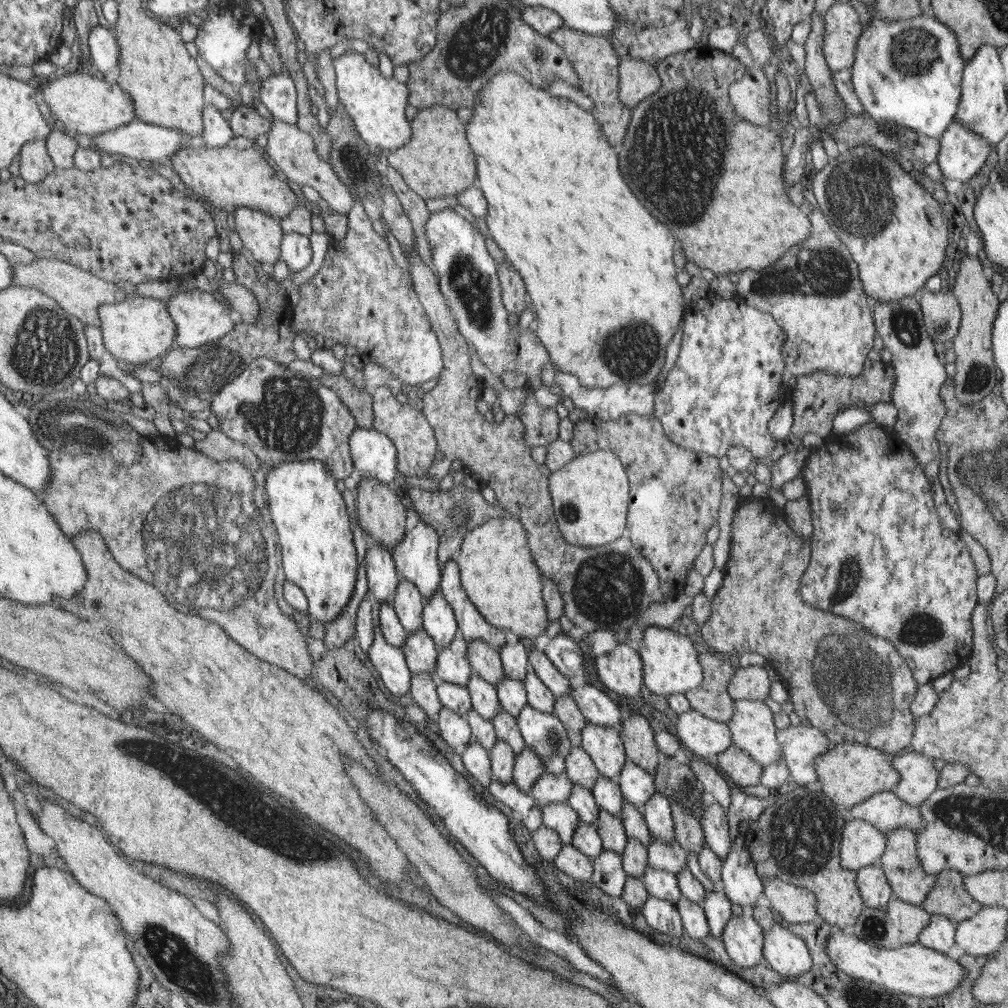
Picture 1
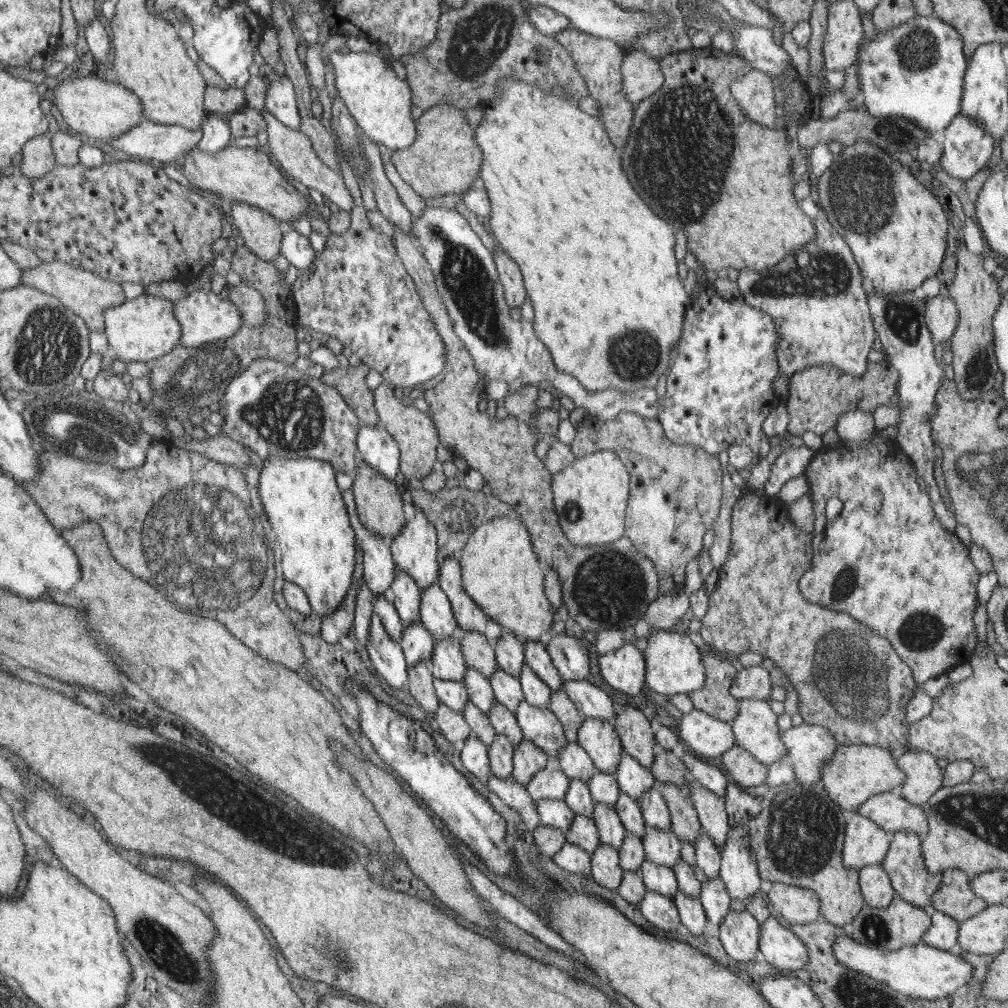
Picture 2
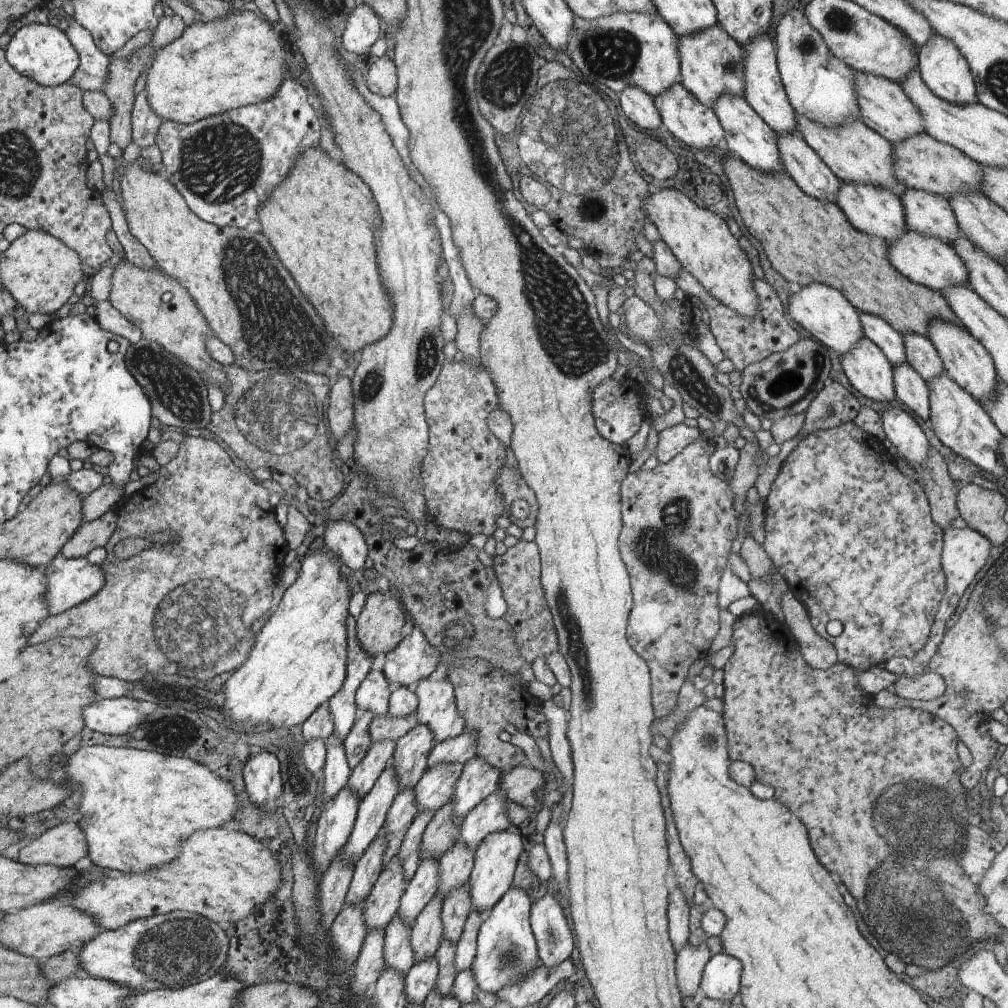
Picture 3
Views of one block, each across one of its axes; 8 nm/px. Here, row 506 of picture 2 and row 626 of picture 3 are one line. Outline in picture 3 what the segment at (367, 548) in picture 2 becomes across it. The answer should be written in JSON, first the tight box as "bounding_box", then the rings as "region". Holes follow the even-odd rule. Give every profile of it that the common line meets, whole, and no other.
{"bounding_box":[327,617,372,740],"region":[[[348,617],[348,662],[347,679],[344,680],[340,690],[327,700],[331,719],[335,726],[335,732],[340,740],[350,734],[351,728],[358,722],[358,708],[355,696],[359,690],[360,683],[367,678],[370,666],[372,666],[372,655],[365,651],[359,637],[357,636],[358,620]]]}

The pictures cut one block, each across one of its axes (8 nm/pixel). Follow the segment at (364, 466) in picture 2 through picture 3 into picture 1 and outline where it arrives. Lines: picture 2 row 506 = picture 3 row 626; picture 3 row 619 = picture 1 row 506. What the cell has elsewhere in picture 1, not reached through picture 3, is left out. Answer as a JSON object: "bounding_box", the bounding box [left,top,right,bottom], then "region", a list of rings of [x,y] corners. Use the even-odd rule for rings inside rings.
{"bounding_box":[356,478,406,548],"region":[[[360,478],[357,484],[356,506],[359,526],[369,541],[378,542],[384,548],[394,548],[402,542],[406,532],[406,508],[400,498],[388,488],[388,484],[380,484],[374,478]]]}

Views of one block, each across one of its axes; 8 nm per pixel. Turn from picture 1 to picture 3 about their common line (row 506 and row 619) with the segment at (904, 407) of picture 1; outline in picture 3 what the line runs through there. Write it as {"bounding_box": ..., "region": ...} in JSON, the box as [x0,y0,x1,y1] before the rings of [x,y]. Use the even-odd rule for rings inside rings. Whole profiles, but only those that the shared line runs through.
{"bounding_box":[914,527,993,675],"region":[[[950,527],[943,533],[943,553],[941,556],[941,565],[945,572],[946,590],[943,594],[943,599],[940,601],[940,610],[936,613],[936,622],[931,628],[931,633],[928,642],[922,650],[919,650],[914,658],[916,674],[922,675],[928,670],[928,666],[939,648],[939,644],[943,641],[946,634],[946,622],[950,620],[950,616],[954,614],[956,606],[960,604],[960,598],[964,596],[966,588],[974,582],[976,574],[984,568],[984,564],[988,561],[988,554],[993,547],[989,538],[986,538],[981,532],[976,529],[965,527],[964,529],[955,529]]]}

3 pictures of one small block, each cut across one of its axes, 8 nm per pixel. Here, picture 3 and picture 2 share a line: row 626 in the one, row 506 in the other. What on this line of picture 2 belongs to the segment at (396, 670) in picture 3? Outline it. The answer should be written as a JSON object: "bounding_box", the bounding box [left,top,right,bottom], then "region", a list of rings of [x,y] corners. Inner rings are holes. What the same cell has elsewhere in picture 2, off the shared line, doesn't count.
{"bounding_box":[391,502,438,590],"region":[[[419,502],[414,503],[415,514],[407,528],[391,541],[392,555],[402,572],[414,579],[421,590],[436,585],[438,576],[438,540],[432,522],[422,514]]]}

